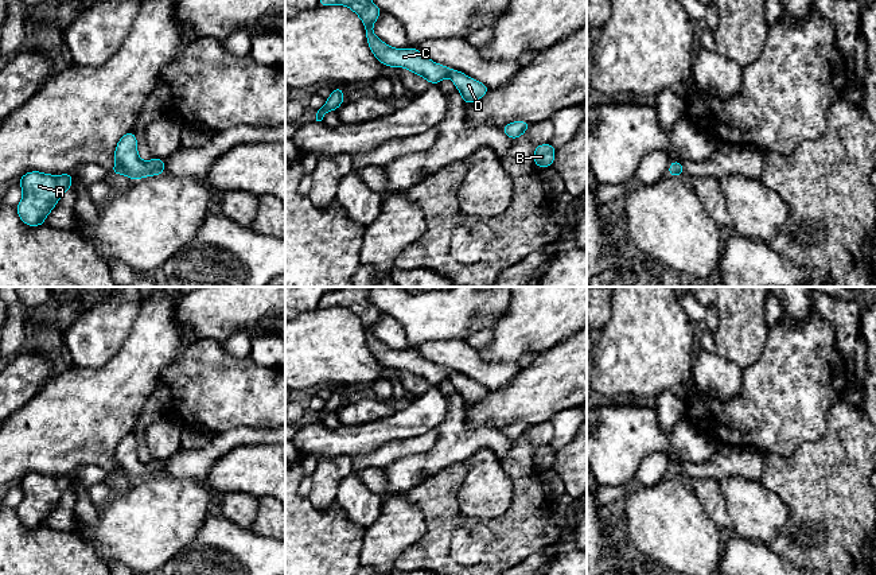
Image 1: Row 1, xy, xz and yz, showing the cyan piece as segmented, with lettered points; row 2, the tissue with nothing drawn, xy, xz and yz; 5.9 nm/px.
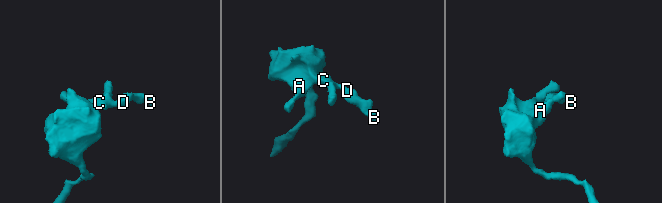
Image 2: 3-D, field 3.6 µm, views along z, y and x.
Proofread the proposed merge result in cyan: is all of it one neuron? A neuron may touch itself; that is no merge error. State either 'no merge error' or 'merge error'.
no merge error

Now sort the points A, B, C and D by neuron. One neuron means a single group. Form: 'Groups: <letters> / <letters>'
Groups: A B C D

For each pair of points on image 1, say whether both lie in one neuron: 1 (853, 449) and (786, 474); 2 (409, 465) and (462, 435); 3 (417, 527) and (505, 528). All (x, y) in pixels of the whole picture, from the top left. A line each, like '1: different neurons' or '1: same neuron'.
1: same neuron
2: same neuron
3: different neurons

